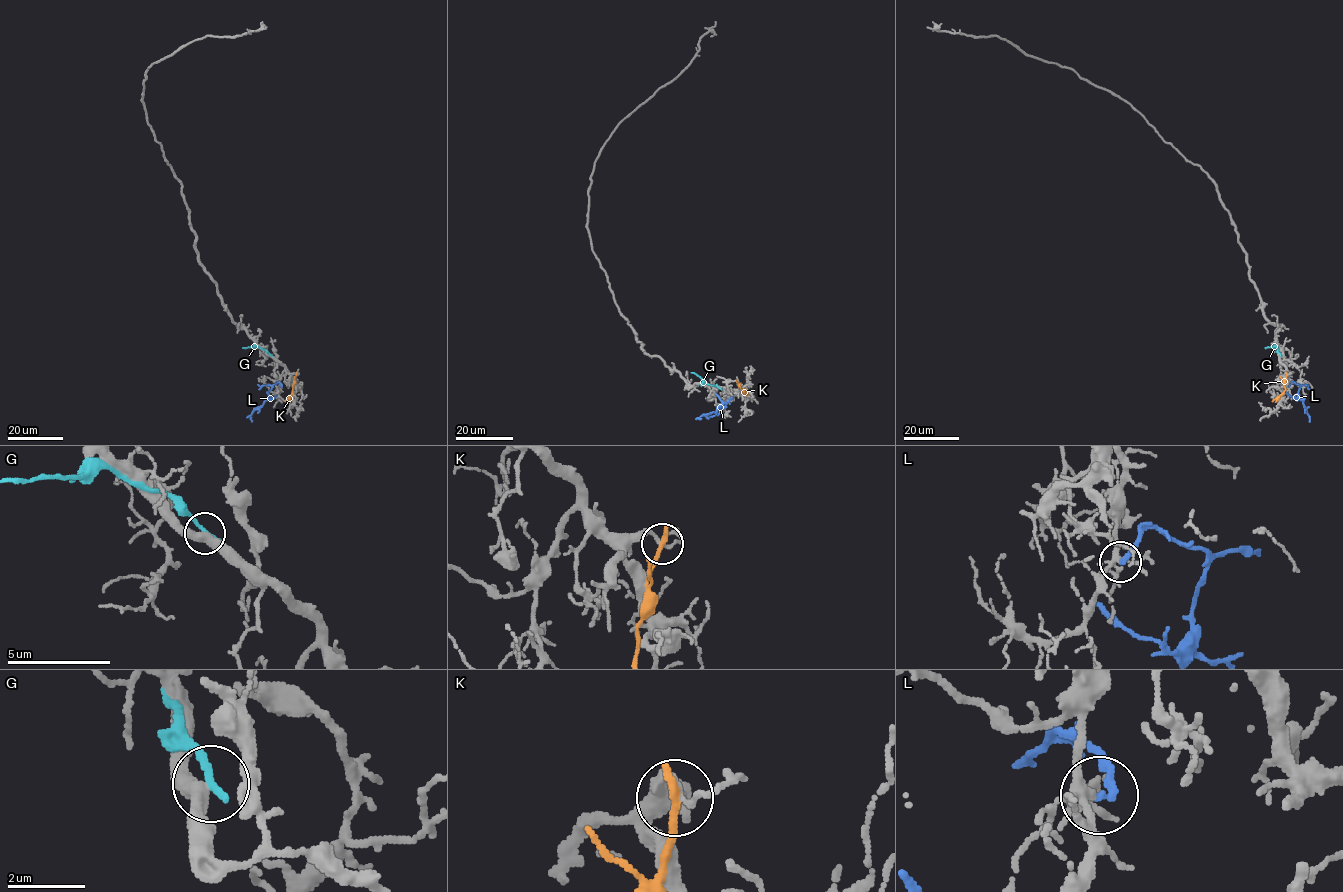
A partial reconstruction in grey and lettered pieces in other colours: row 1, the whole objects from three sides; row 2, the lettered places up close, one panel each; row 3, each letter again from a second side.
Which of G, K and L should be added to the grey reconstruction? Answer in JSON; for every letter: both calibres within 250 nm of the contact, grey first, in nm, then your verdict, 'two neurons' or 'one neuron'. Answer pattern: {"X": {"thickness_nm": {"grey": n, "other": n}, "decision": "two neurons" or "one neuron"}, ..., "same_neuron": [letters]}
{"G": {"thickness_nm": {"grey": 400, "other": 240}, "decision": "two neurons"}, "K": {"thickness_nm": {"grey": 140, "other": 280}, "decision": "two neurons"}, "L": {"thickness_nm": {"grey": 200, "other": 180}, "decision": "two neurons"}, "same_neuron": []}

